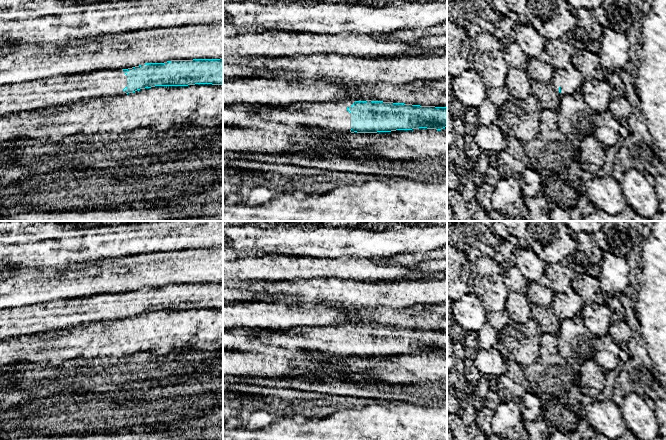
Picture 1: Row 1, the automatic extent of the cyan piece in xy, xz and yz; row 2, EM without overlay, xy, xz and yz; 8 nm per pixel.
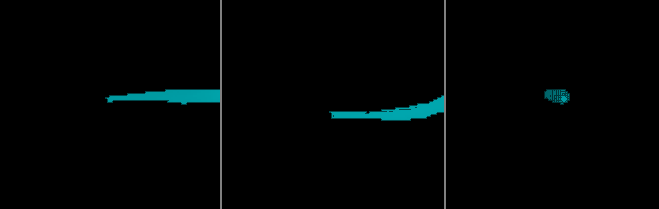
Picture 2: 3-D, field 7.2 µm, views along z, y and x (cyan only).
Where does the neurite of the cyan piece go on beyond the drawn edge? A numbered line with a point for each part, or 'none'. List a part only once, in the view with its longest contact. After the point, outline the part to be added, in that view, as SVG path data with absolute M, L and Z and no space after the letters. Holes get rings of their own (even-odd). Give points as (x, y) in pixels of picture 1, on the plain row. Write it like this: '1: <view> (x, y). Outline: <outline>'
1: xz (330, 339). Outline: M304 326L264 330L254 346L278 346L291 352L309 350L330 353L335 357L350 357L350 336L347 331L353 326Z

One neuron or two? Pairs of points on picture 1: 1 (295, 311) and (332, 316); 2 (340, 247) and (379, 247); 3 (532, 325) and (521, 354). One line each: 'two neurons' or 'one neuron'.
1: one neuron
2: one neuron
3: one neuron

